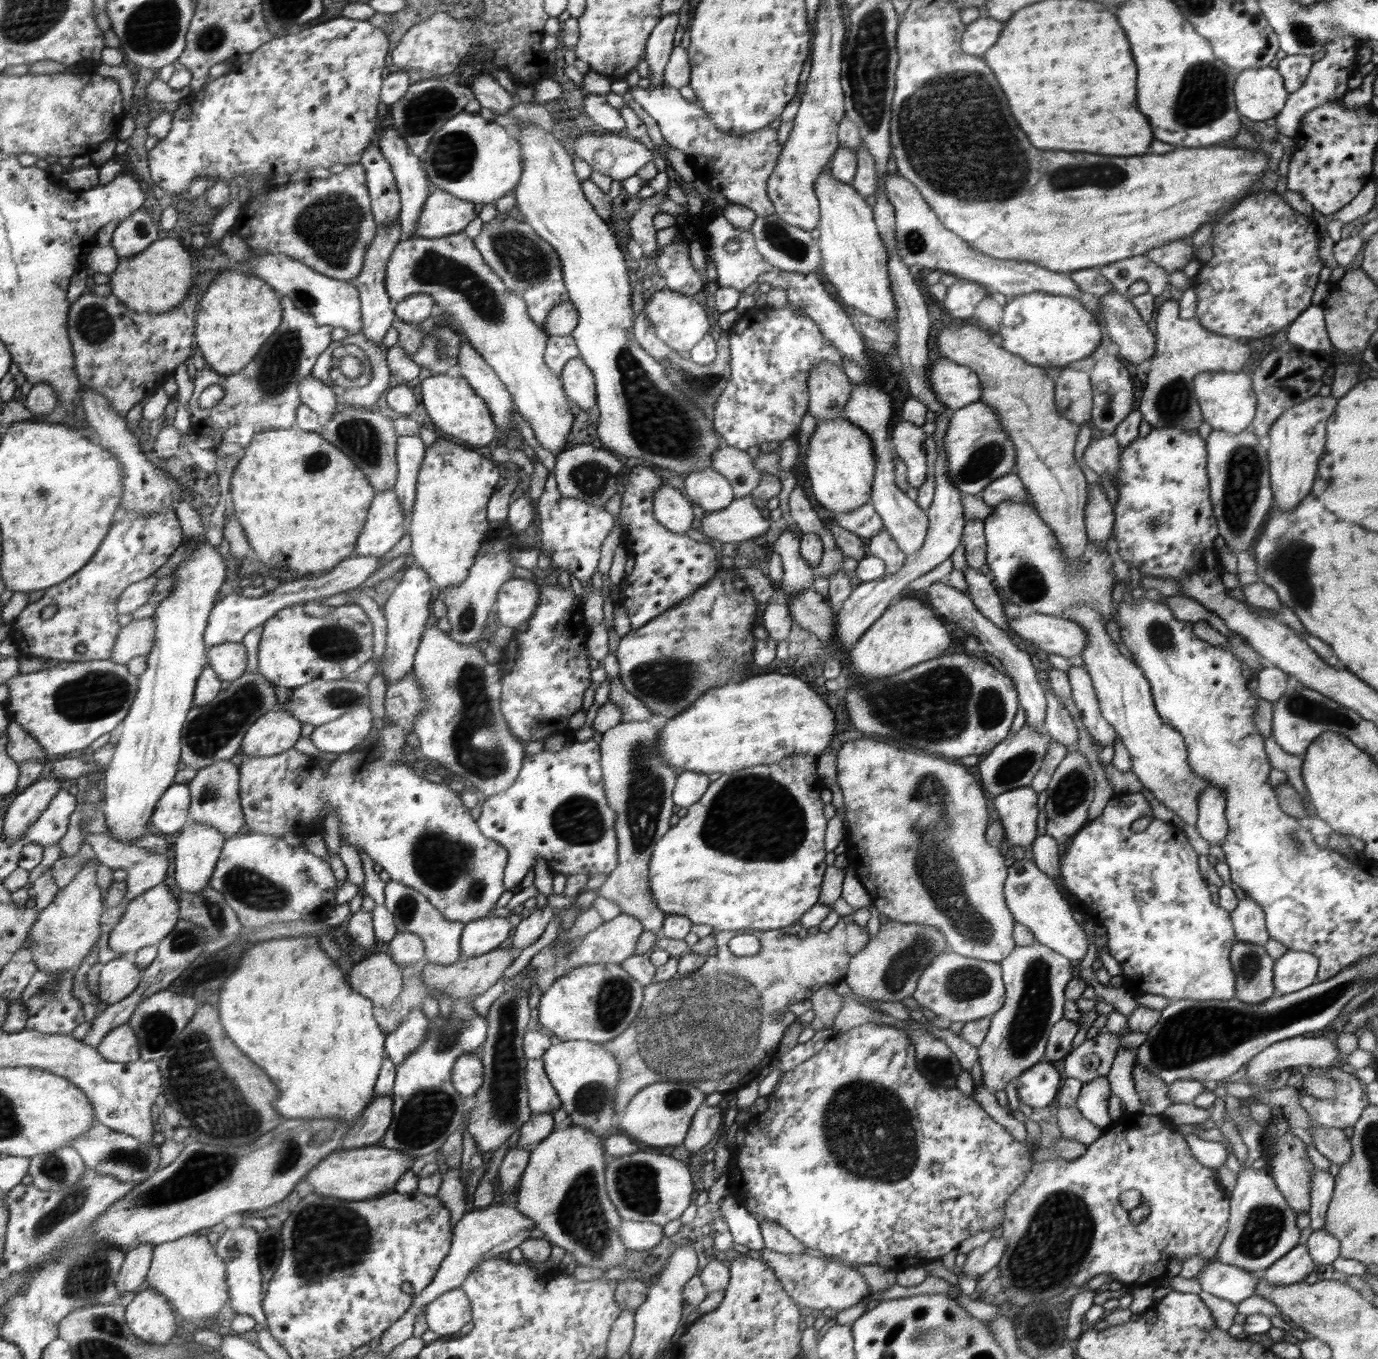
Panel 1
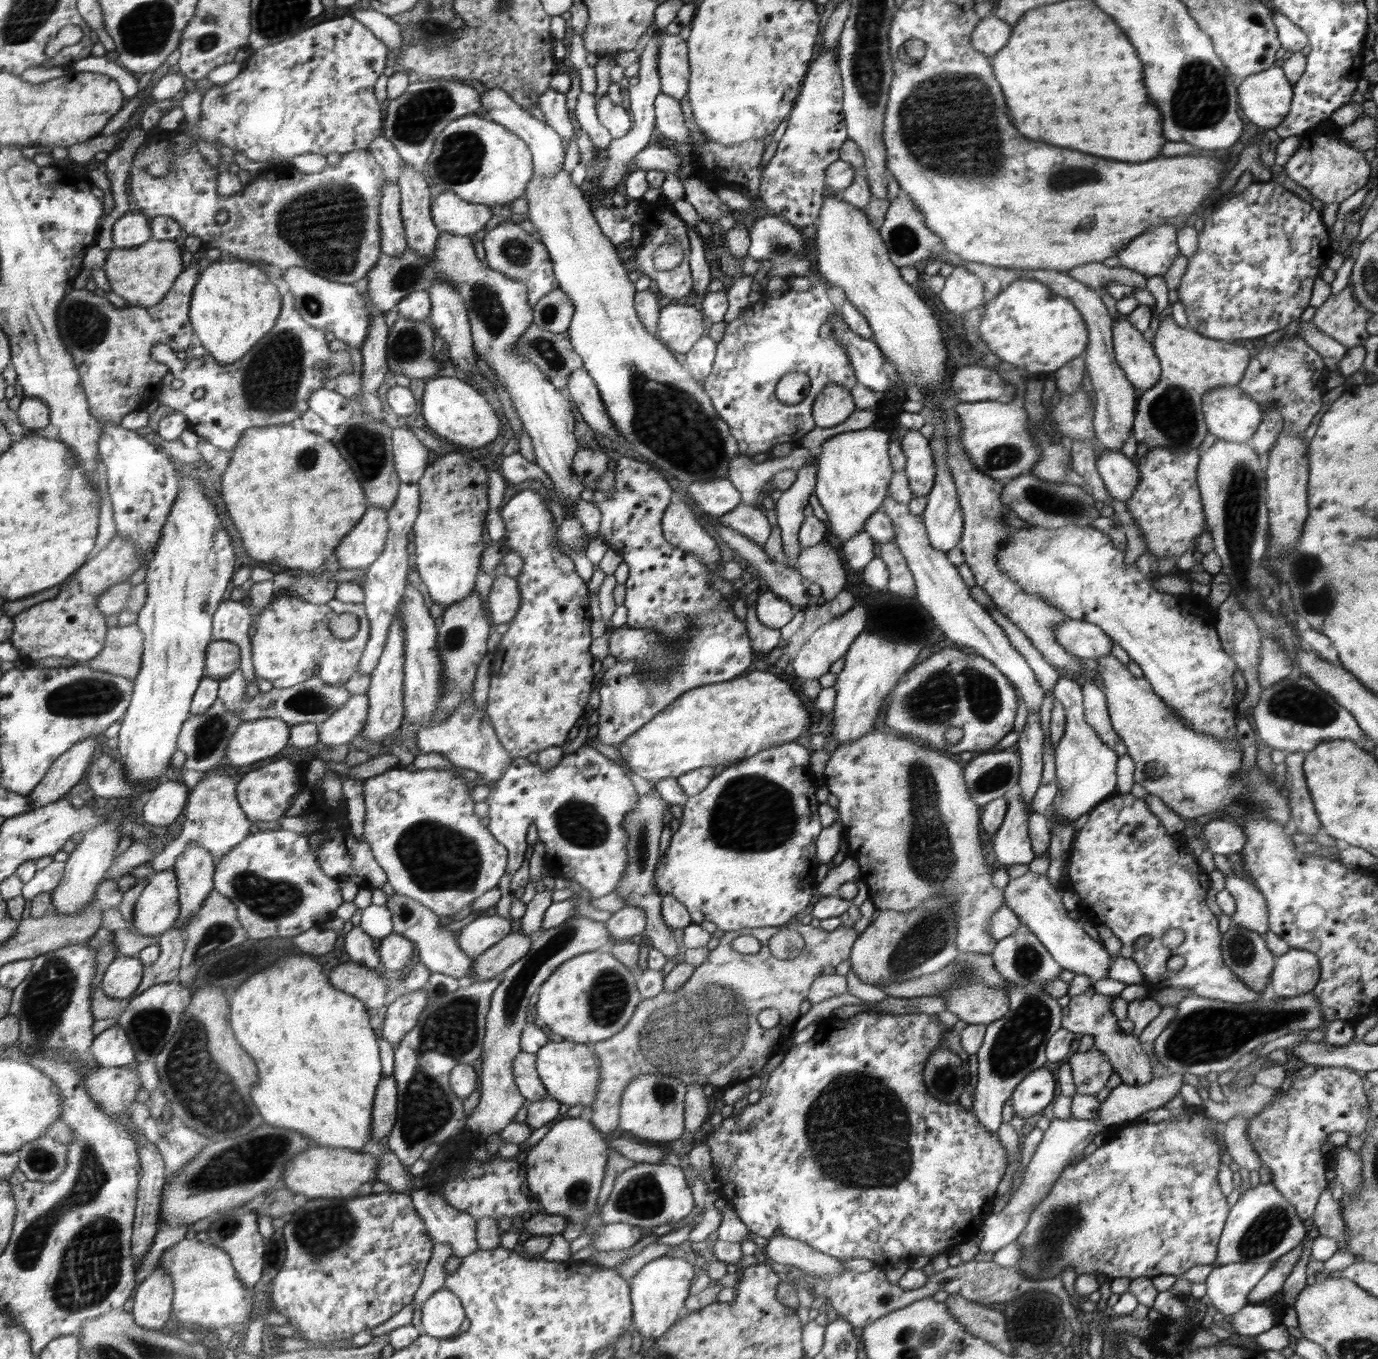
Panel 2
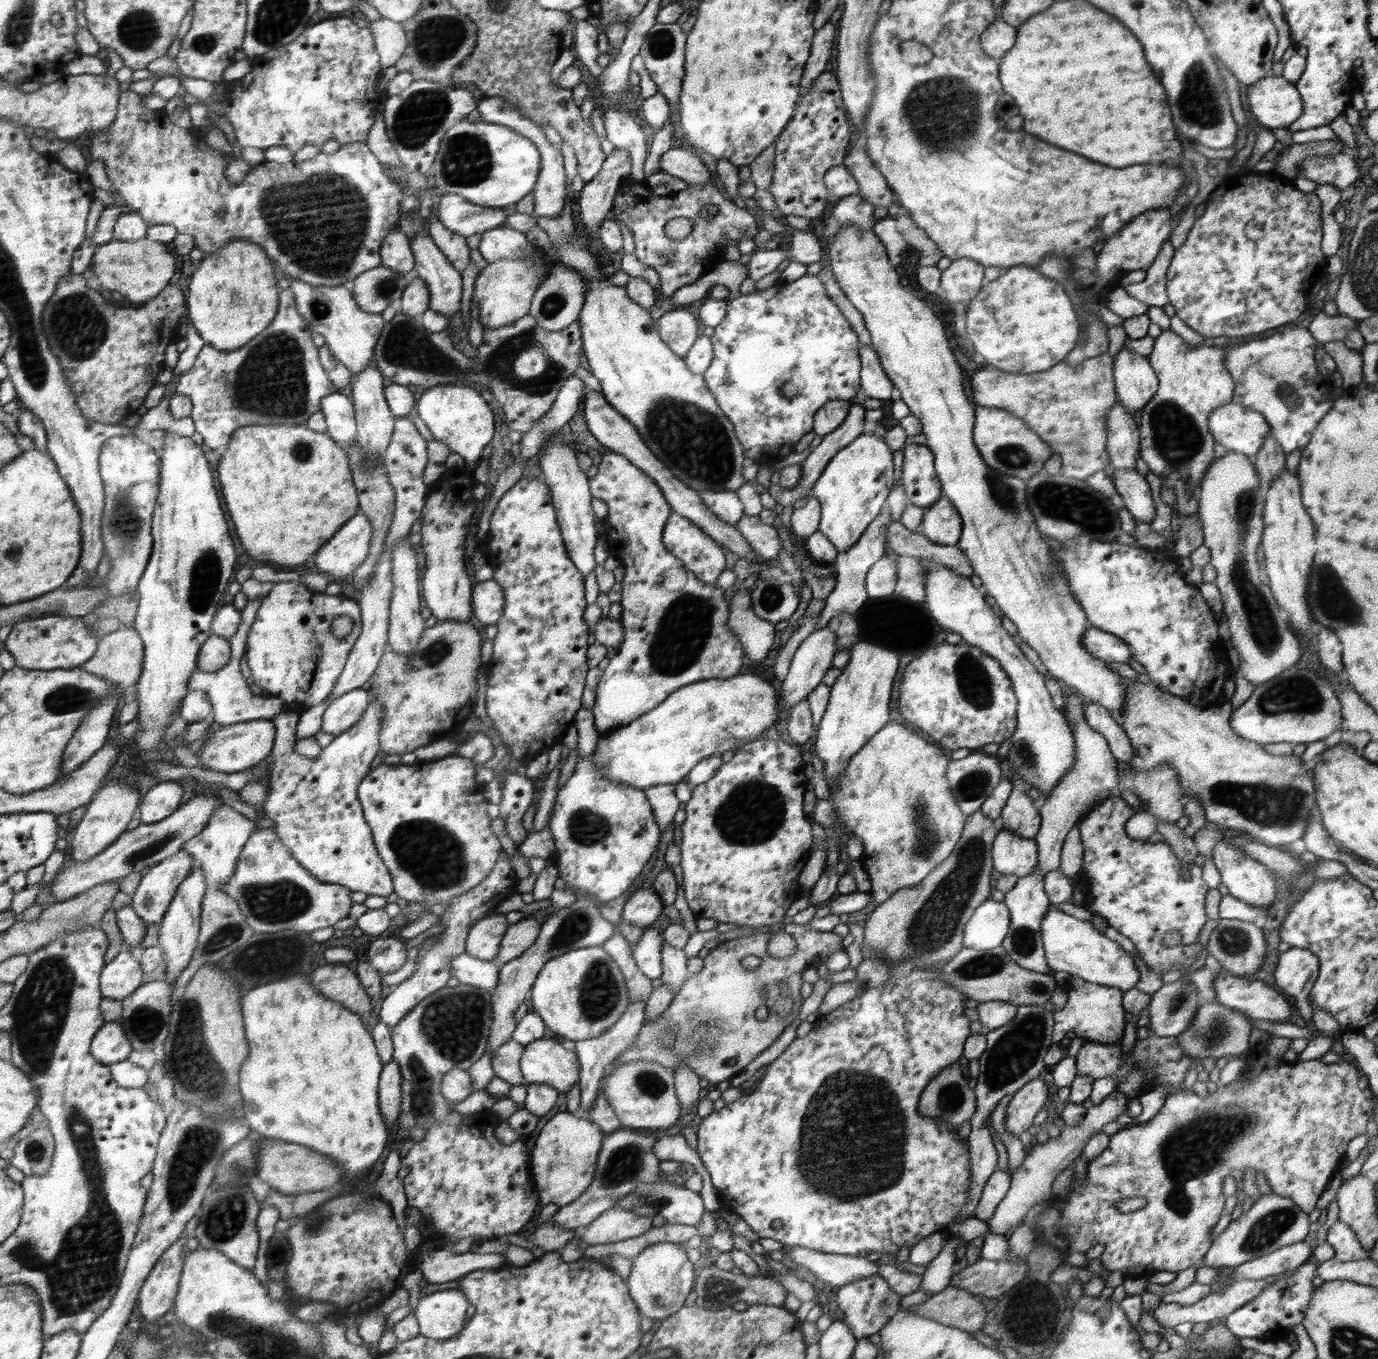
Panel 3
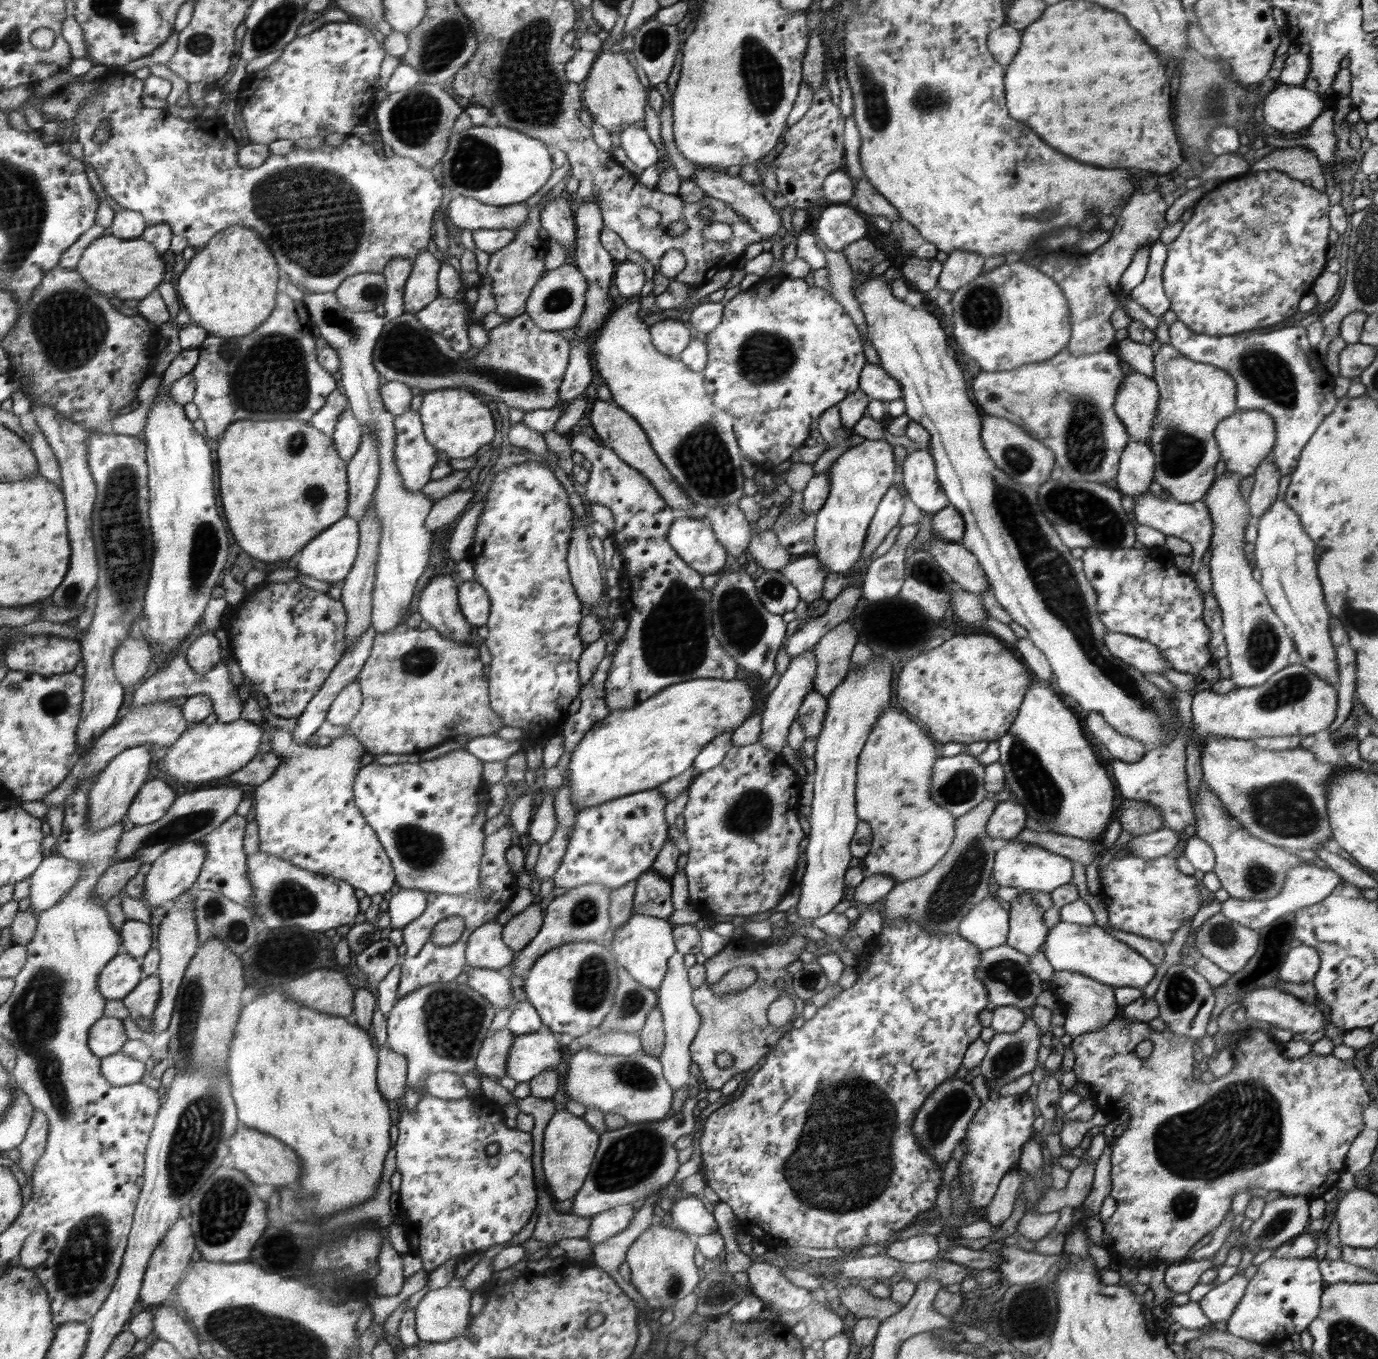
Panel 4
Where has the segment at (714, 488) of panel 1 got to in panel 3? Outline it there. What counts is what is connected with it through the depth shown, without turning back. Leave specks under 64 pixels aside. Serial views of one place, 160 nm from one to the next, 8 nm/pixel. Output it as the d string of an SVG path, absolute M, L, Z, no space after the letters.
M702 491L700 495L705 505L730 526L736 526L745 514L743 504L734 491Z

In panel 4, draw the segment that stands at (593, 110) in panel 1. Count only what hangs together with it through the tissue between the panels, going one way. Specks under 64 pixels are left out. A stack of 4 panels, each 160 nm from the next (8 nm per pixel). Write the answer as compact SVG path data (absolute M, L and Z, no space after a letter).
M636 125L624 127L620 134L620 144L626 156L638 168L648 170L659 162L656 146L648 137L648 131L645 128L639 128Z

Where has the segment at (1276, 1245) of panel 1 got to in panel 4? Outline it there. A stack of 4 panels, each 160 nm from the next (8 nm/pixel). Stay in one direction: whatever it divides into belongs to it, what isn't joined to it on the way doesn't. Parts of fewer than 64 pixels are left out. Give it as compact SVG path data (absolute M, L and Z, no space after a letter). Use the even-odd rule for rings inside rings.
M1282 1195L1264 1205L1262 1214L1252 1223L1250 1229L1240 1236L1234 1247L1248 1248L1251 1255L1257 1254L1257 1248L1263 1248L1264 1250L1278 1248L1291 1238L1306 1233L1309 1220L1311 1218L1307 1197ZM1212 1257L1170 1264L1164 1271L1164 1284L1175 1293L1187 1293L1199 1284L1200 1275L1214 1267Z

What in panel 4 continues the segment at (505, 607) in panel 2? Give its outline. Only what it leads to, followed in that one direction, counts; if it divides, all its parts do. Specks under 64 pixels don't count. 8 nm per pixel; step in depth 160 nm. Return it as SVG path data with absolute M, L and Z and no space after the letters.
M478 582L460 583L459 606L464 618L477 627L487 624L491 614L491 598Z

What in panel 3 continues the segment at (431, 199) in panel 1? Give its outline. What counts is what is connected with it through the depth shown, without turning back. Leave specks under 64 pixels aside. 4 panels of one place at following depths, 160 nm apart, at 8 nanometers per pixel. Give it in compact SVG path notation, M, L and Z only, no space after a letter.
M458 194L444 195L438 206L440 222L456 234L465 237L474 234L486 233L504 224L508 214L512 214L513 208L485 207L468 202L466 198Z

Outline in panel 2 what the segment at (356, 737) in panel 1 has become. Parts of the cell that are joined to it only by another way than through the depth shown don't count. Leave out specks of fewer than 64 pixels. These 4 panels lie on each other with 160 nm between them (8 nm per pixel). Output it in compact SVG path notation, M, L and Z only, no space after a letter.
M366 694L352 695L340 710L317 727L319 742L326 746L350 744L362 732L367 722L368 709Z

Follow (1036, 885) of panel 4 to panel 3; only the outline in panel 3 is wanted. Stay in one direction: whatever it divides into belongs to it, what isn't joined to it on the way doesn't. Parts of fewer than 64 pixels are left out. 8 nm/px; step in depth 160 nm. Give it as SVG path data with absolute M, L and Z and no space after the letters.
M1003 829L995 838L995 867L998 874L1026 877L1038 869L1039 849L1035 839L1024 838Z

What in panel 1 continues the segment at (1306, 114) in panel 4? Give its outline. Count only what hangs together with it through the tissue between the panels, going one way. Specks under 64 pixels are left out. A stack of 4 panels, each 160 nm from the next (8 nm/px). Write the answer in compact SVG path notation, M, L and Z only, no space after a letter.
M1275 64L1239 73L1233 88L1237 112L1255 123L1275 118L1289 95Z

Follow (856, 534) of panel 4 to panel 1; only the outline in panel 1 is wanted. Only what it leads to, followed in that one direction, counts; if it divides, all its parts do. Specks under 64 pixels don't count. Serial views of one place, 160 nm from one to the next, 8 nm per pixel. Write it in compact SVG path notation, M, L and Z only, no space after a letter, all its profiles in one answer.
M842 416L829 421L818 419L804 462L812 492L826 509L834 513L850 513L870 502L878 461L872 438L862 427Z

